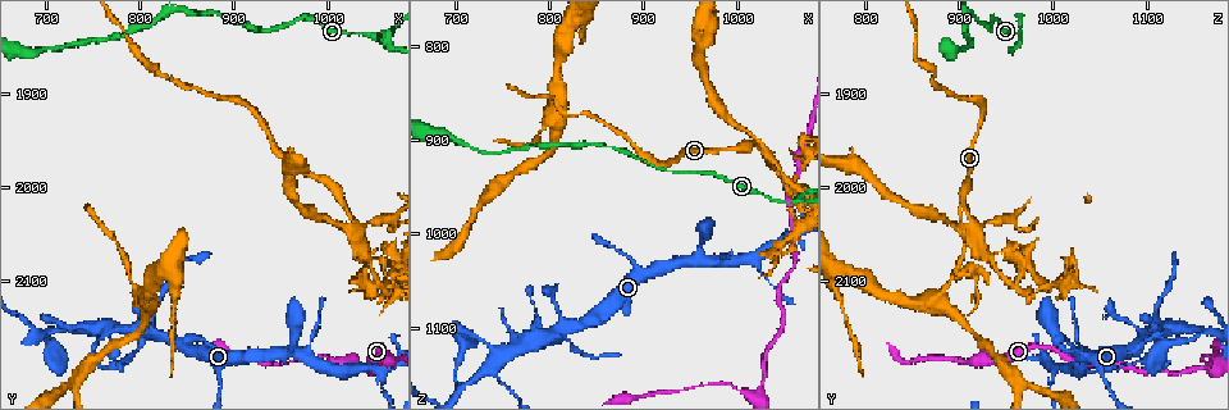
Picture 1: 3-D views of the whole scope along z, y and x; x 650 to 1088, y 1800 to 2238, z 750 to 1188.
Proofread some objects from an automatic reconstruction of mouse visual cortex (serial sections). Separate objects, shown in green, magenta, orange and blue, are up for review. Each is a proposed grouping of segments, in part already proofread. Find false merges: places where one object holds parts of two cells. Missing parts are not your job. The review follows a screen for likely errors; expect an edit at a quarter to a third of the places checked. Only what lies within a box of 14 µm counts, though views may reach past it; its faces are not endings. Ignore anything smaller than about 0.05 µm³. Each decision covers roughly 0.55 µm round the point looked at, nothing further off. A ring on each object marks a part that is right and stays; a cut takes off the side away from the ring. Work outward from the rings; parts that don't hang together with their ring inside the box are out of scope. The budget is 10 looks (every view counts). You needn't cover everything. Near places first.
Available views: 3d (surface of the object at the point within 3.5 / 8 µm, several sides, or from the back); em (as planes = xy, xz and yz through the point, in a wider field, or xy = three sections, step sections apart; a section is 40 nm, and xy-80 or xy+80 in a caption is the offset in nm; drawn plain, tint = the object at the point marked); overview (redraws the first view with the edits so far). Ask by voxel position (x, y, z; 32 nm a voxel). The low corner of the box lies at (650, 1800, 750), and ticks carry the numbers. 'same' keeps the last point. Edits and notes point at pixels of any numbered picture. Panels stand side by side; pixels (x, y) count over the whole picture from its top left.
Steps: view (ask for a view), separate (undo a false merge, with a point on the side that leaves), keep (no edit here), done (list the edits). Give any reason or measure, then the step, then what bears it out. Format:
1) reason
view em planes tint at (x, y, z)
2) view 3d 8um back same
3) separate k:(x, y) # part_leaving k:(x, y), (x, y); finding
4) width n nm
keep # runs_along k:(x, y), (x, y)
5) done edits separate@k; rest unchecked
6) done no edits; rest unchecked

branch point
view 3d 3.5um at (1060, 1840, 970)

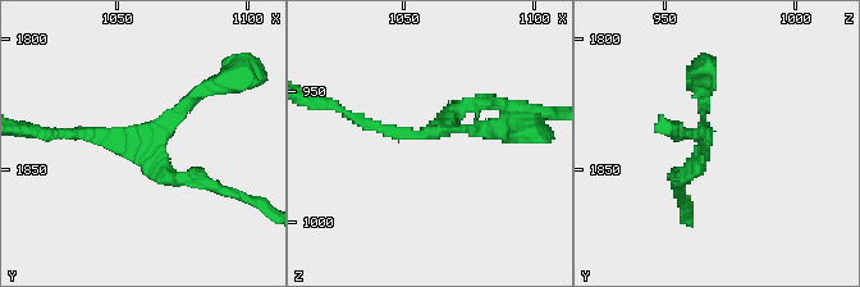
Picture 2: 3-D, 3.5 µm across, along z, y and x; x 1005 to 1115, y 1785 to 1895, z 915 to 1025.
arms 3; arm_widths 150, 150, 200 nm
view em xy step 5 tint at (1059, 1838, 966)

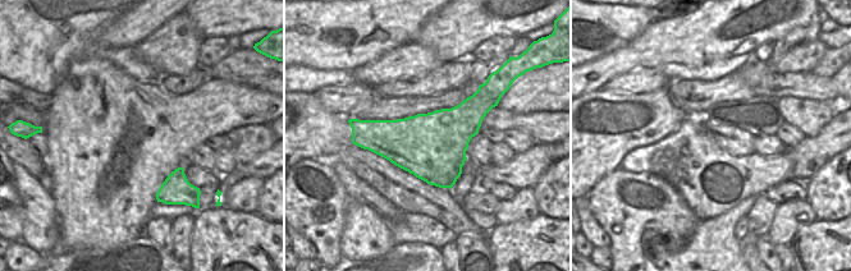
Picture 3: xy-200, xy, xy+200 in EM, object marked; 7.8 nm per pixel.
keep # runs_along 2:(56, 135), (140, 135), (167, 174), (199, 178); all the same cell

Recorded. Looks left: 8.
four arms meet
view 3d 3.5um at (1030, 2040, 915)

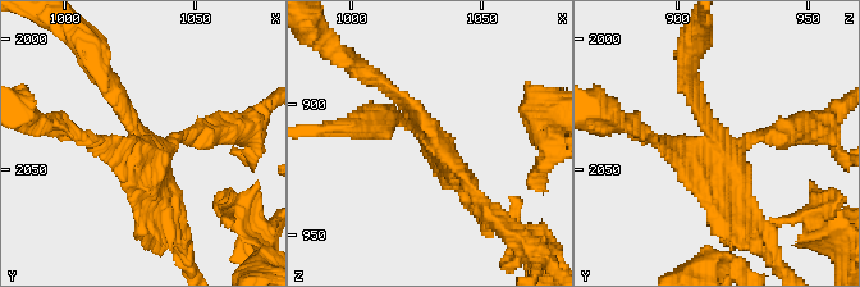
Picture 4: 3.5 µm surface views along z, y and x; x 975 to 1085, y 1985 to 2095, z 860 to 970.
separate 4:(708, 205) # part_leaving 4:(708, 145), (676, 153), (632, 126); a second cell is stuck on

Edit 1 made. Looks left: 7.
view overview

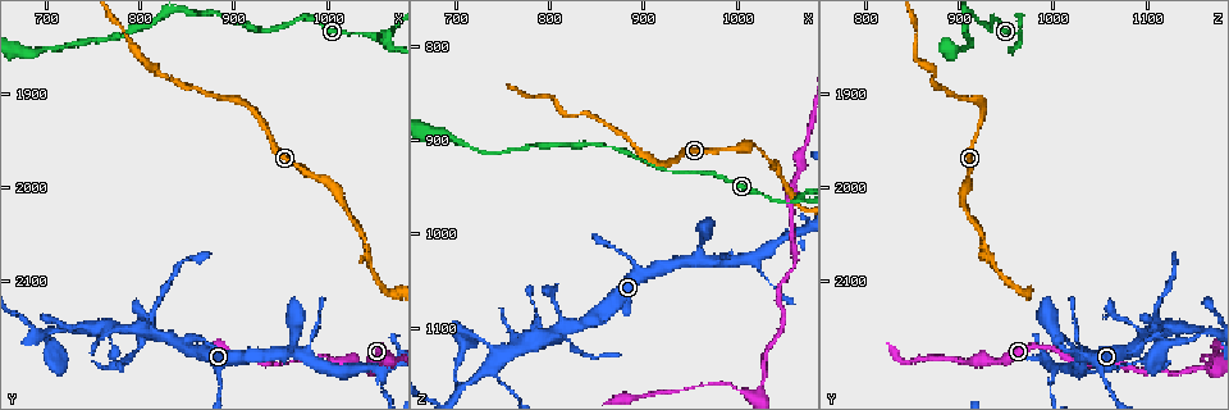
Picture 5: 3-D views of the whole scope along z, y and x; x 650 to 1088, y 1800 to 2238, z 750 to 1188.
a fork
view 3d 3.5um at (705, 2155, 1160)

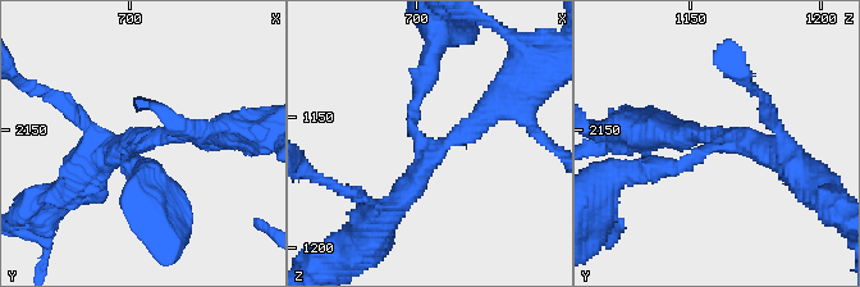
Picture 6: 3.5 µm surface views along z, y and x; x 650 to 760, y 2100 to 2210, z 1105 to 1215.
need the tissue
view em xy step 3 tint at (708, 2153, 1162)

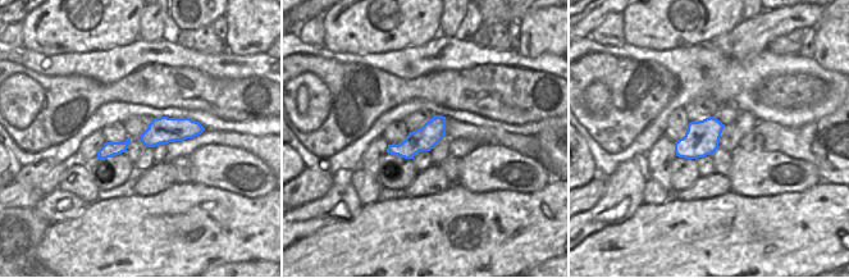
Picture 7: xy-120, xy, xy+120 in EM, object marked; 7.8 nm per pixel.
arm_widths 150, 300, 350 nm
keep # runs_along 6:(229, 131), (154, 135), (135, 165); continuous, no second cell

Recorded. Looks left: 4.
view 3d 3.5um at (790, 2185, 1100)

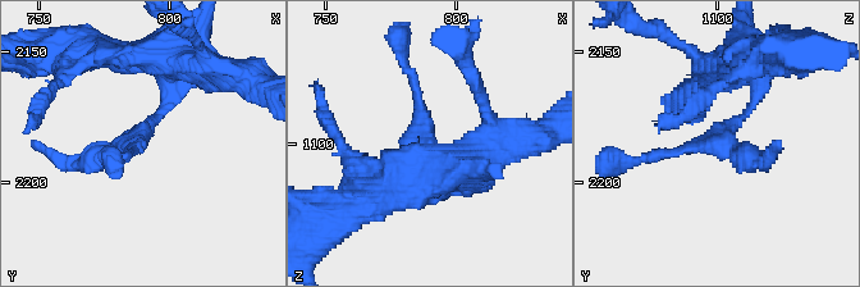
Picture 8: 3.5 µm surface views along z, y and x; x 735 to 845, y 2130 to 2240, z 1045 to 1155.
view em xy step 2 tint at (789, 2182, 1100)

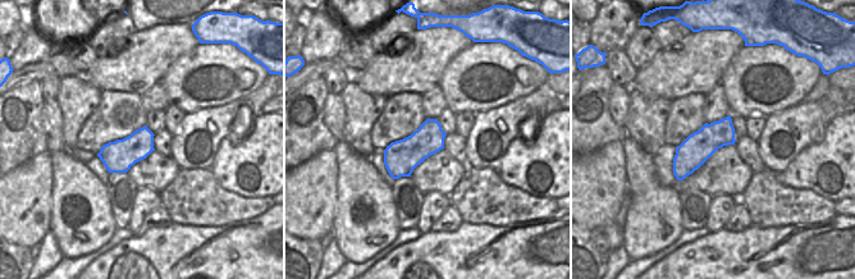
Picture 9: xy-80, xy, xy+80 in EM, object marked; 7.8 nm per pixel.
keep # continuous, no second cell

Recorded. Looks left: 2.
done edits separate@4; rest unchecked

